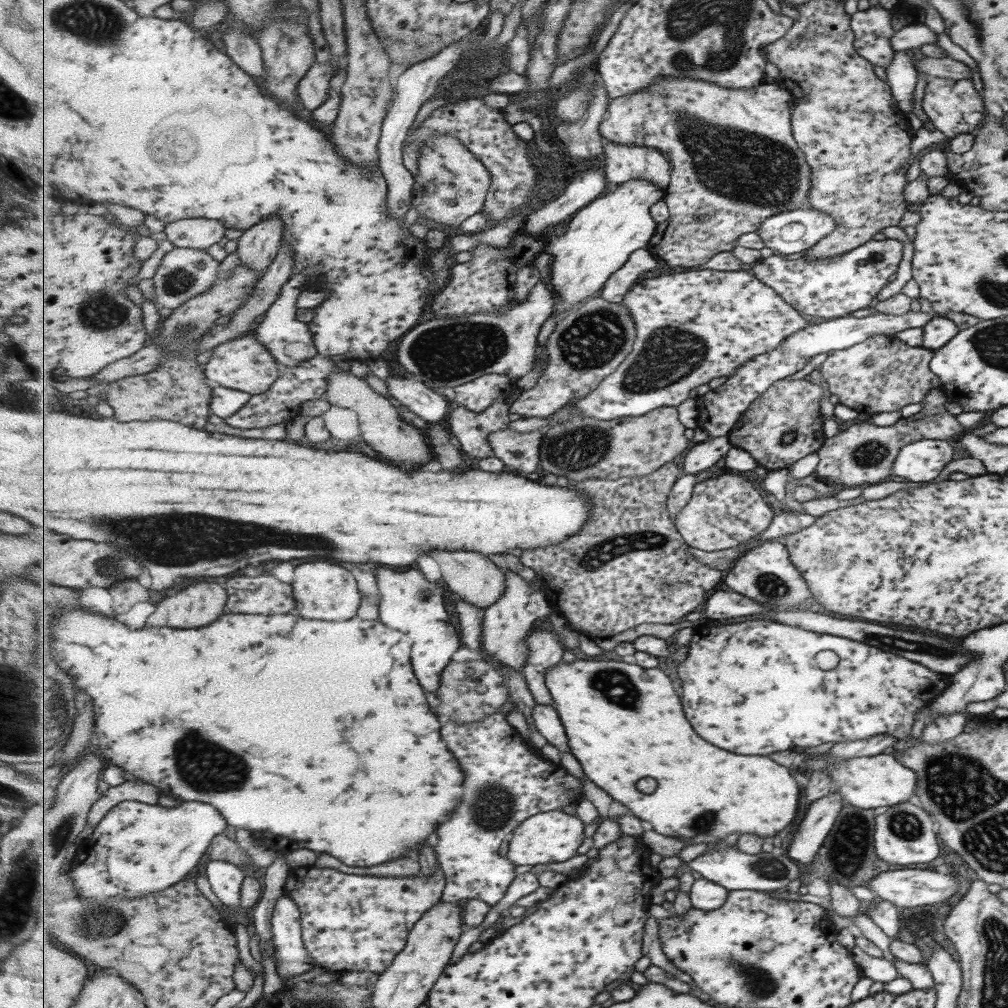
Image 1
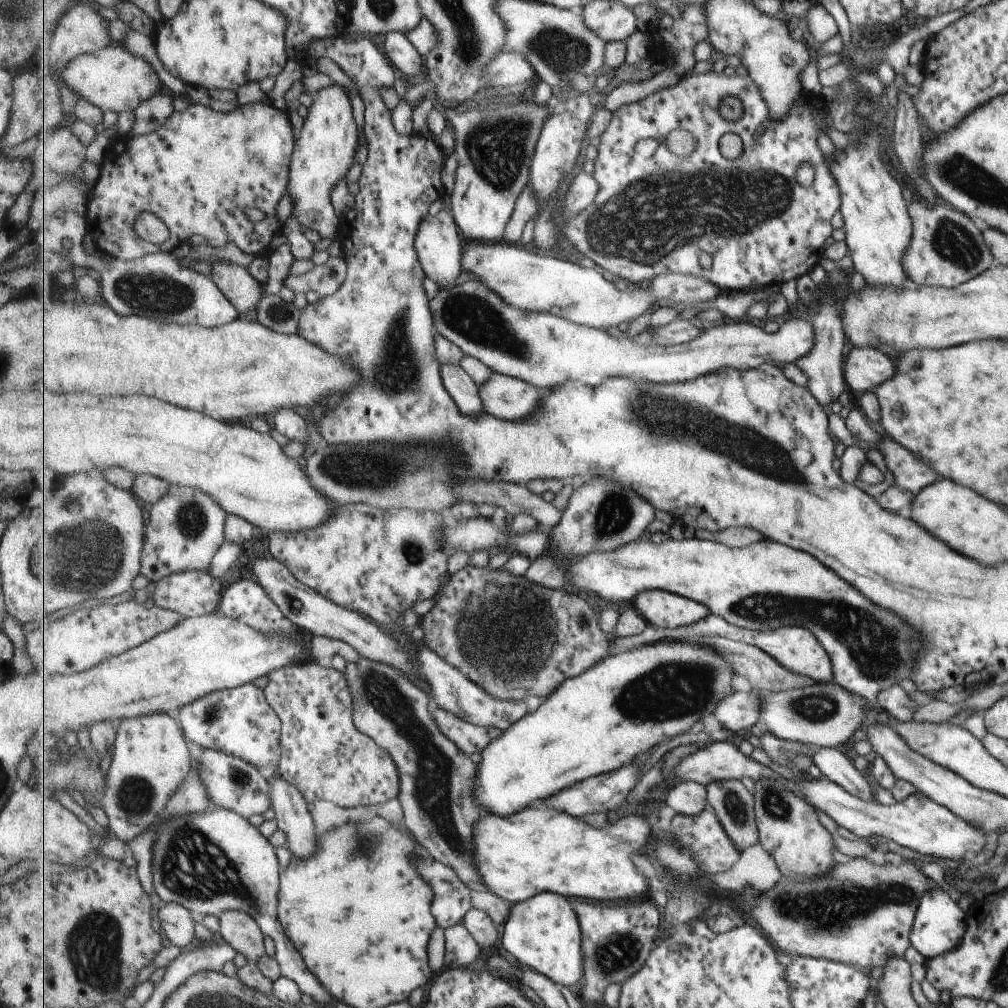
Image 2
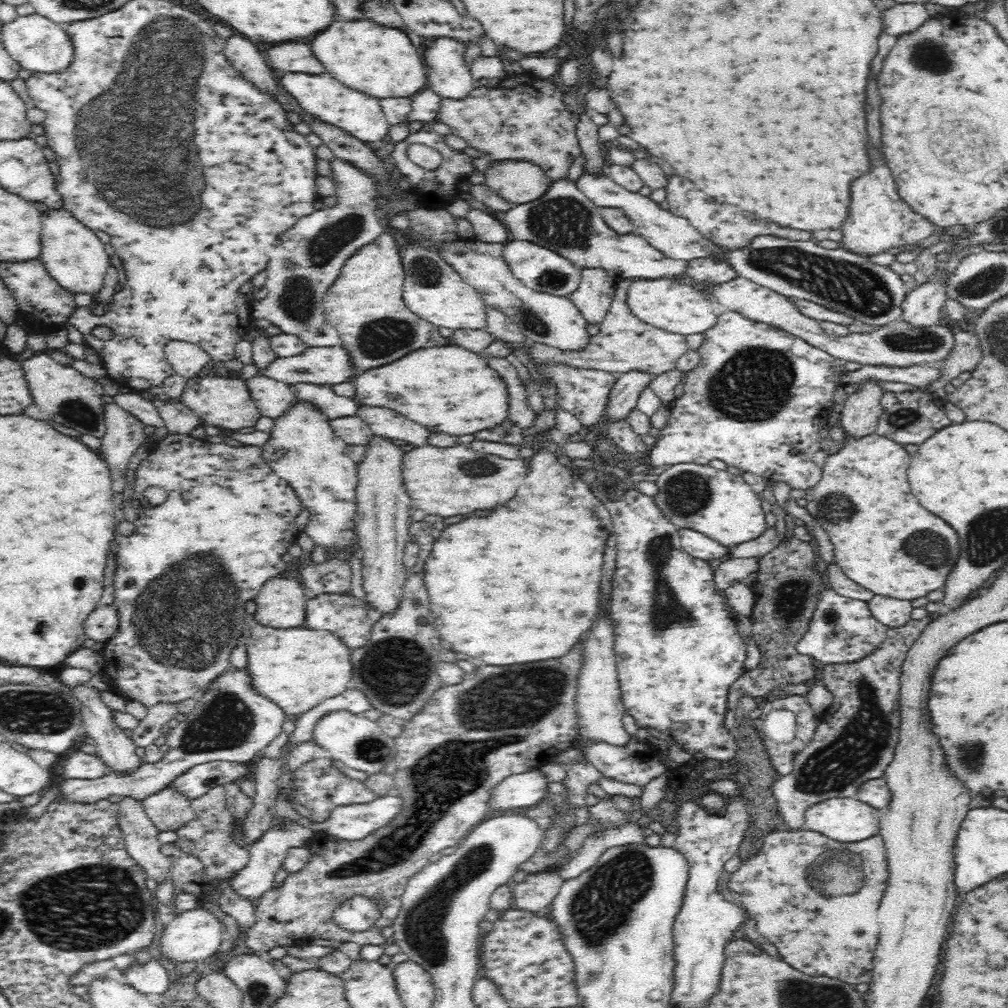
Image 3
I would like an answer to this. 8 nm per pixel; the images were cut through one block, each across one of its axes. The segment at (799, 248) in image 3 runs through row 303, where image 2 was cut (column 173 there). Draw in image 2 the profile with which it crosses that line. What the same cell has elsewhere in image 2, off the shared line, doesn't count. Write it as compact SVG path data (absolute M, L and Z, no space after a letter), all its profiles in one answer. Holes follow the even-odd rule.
M220 807L198 816L170 816L150 827L158 836L154 848L154 876L157 894L164 902L183 904L197 917L207 914L220 917L229 910L250 912L265 934L274 940L275 958L282 976L298 981L303 992L310 994L320 1006L336 1004L332 992L322 986L322 980L312 970L308 970L304 955L286 934L280 917L282 863L272 840L264 836L260 828L256 828L247 816Z

